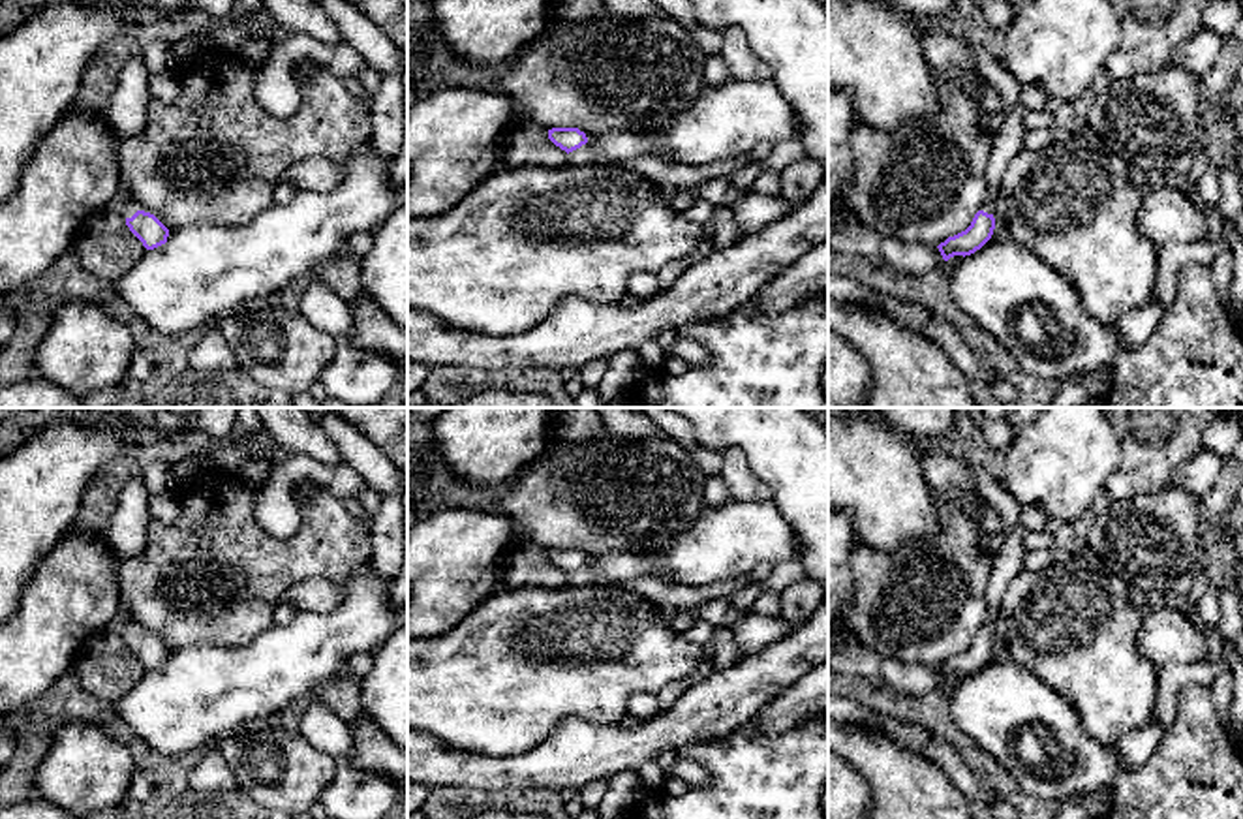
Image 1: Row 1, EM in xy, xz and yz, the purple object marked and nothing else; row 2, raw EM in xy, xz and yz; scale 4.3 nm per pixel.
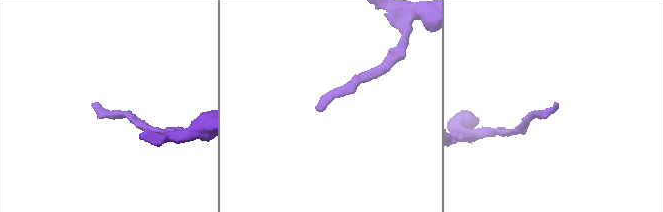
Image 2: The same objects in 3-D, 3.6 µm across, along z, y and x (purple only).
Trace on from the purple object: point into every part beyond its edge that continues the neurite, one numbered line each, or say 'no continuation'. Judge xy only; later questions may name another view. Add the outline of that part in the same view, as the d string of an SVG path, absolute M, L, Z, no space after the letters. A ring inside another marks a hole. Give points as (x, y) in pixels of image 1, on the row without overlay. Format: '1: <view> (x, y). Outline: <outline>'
1: xy (121, 624). Outline: M118 612L111 624L111 631L118 633L126 641L141 629L133 622L130 622L122 612Z

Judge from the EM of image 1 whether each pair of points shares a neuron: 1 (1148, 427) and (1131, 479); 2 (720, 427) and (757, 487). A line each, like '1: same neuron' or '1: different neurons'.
1: same neuron
2: different neurons

